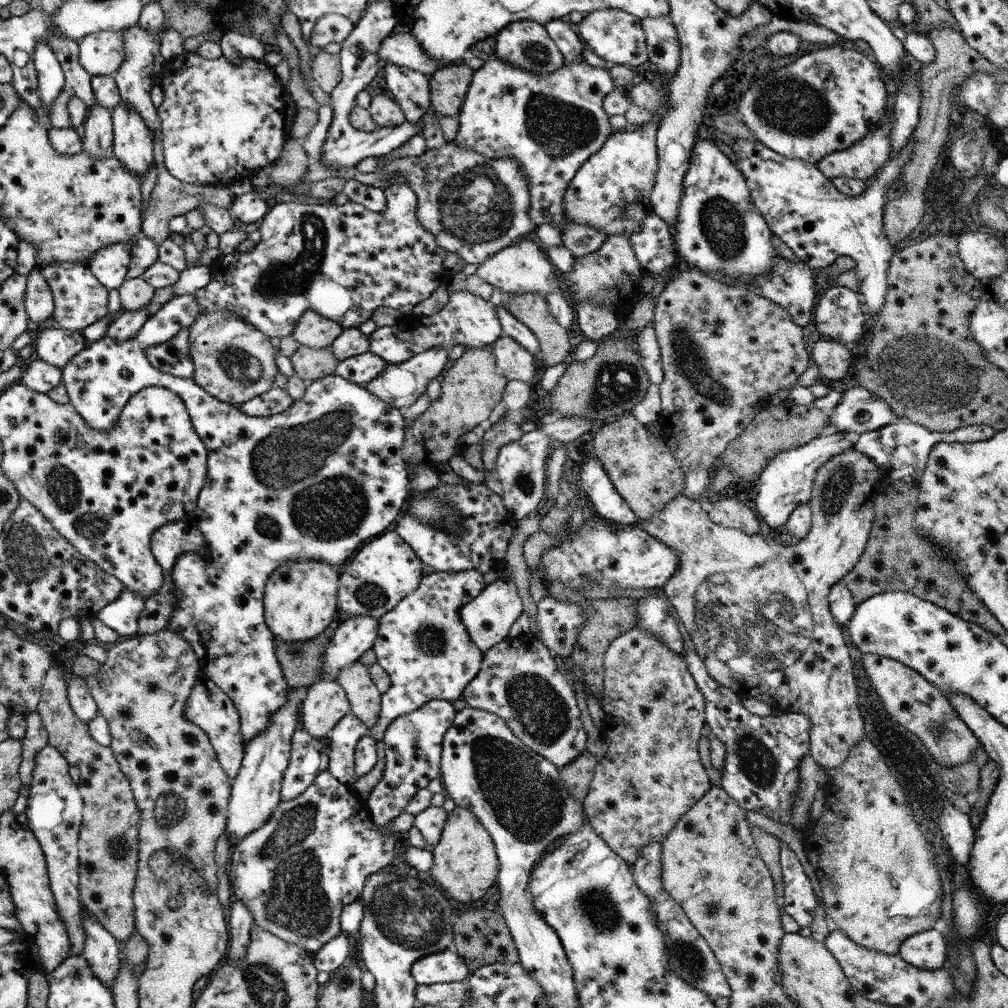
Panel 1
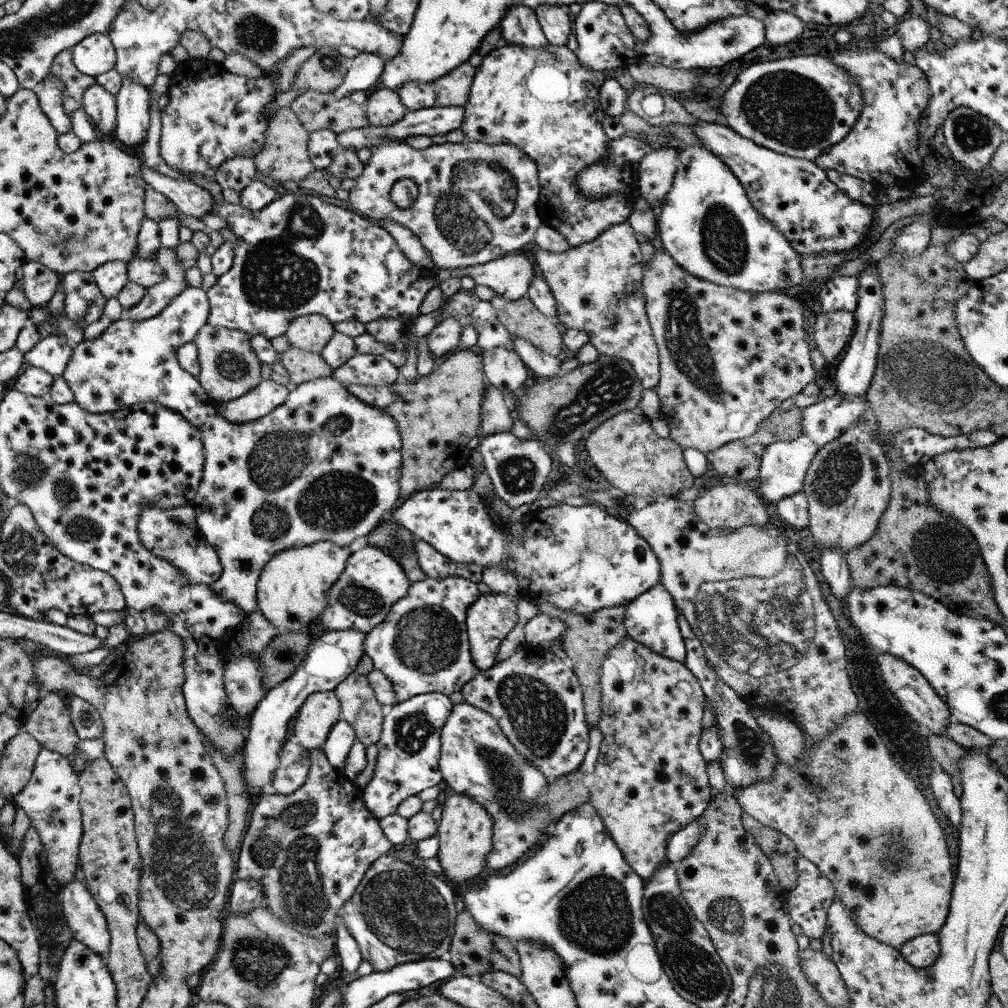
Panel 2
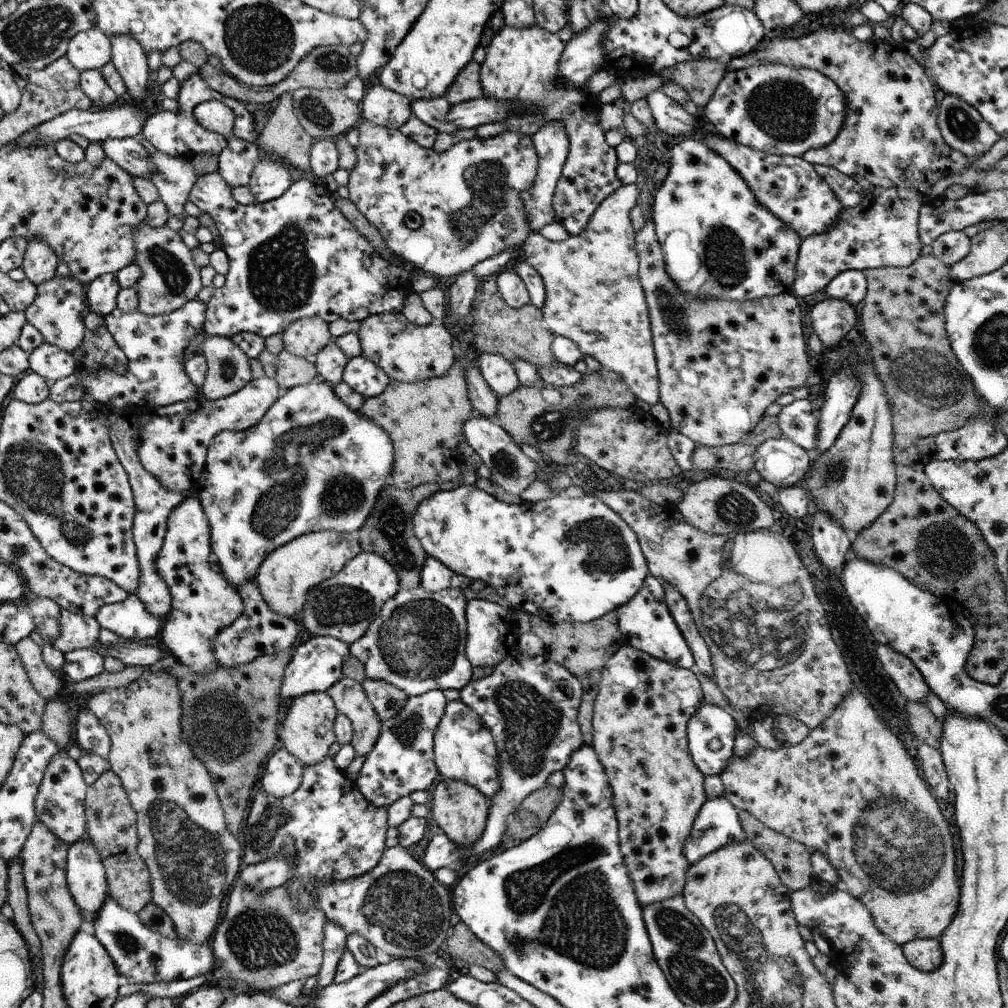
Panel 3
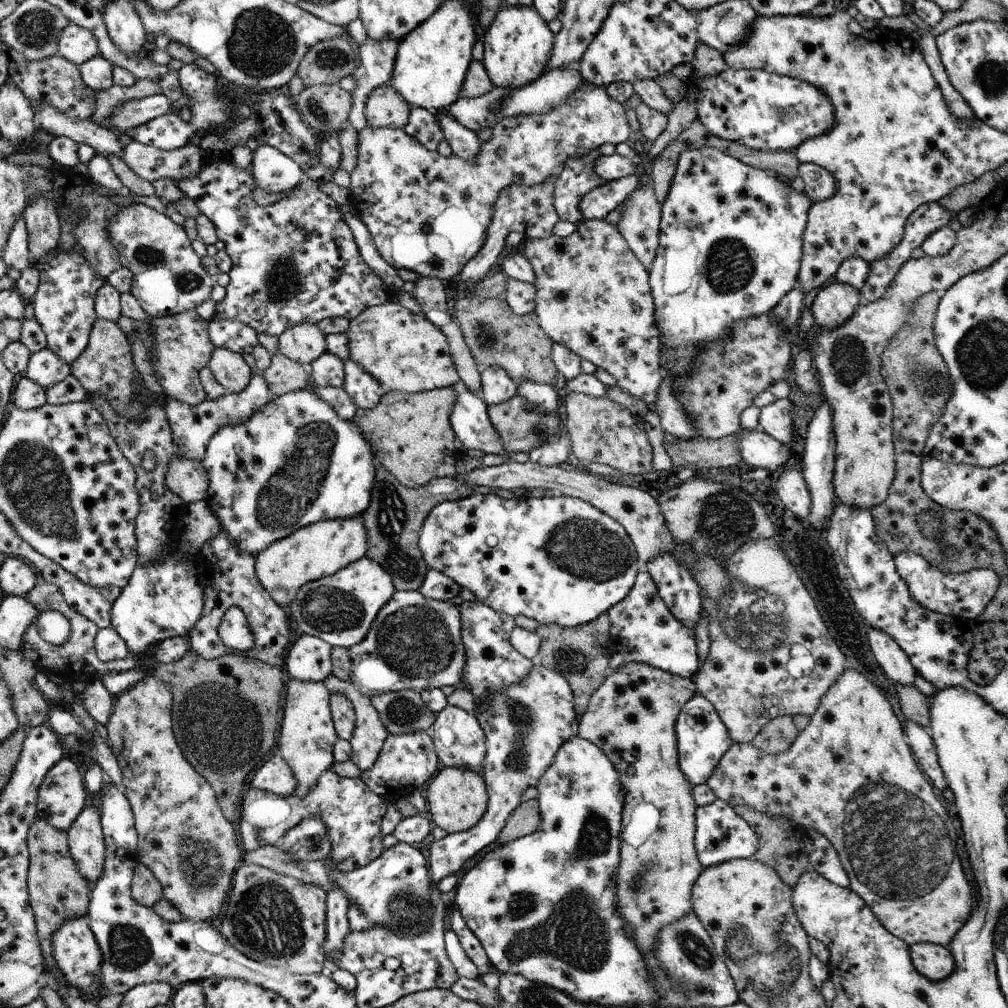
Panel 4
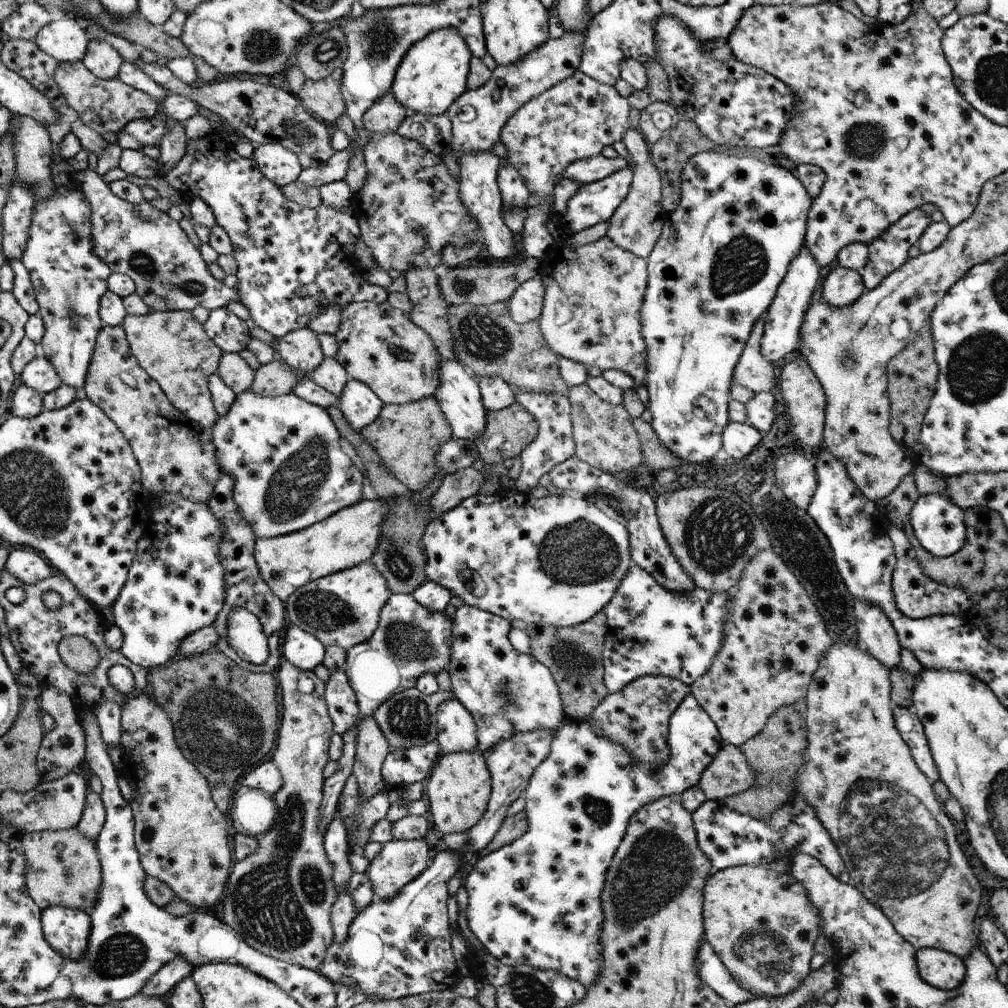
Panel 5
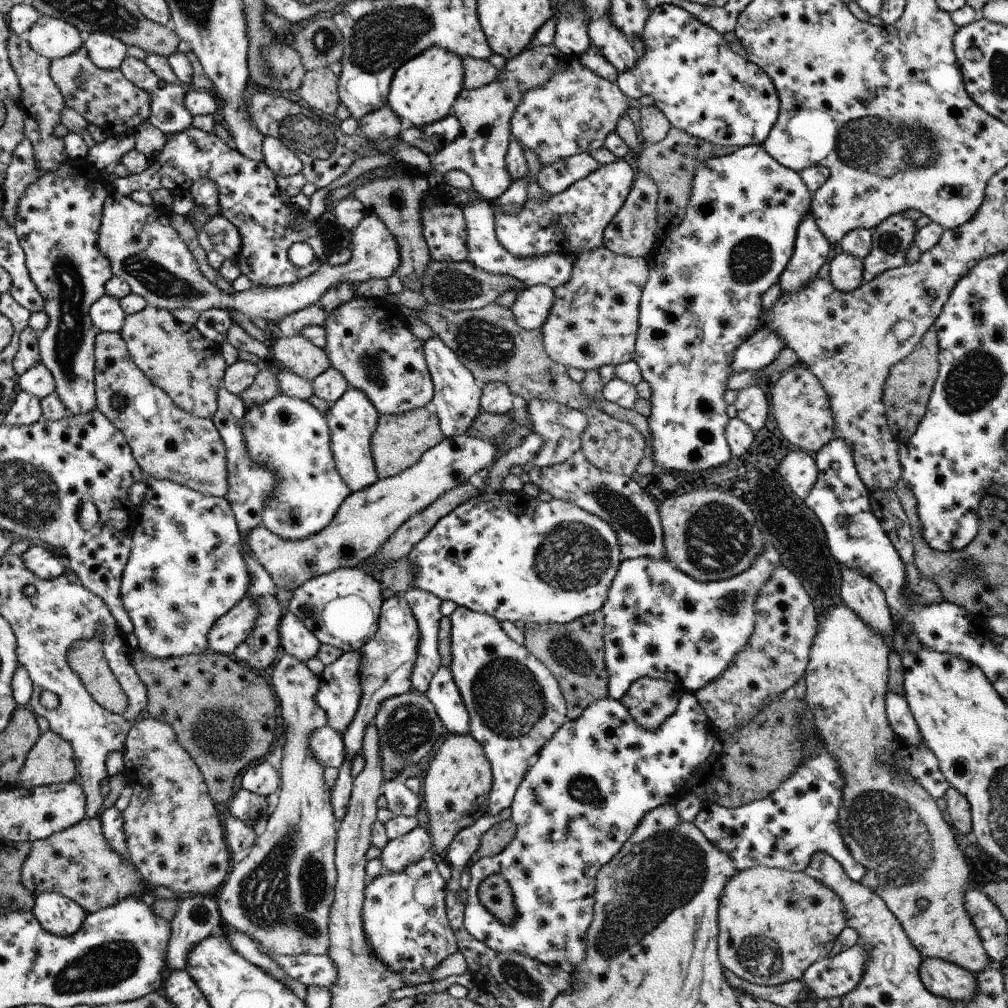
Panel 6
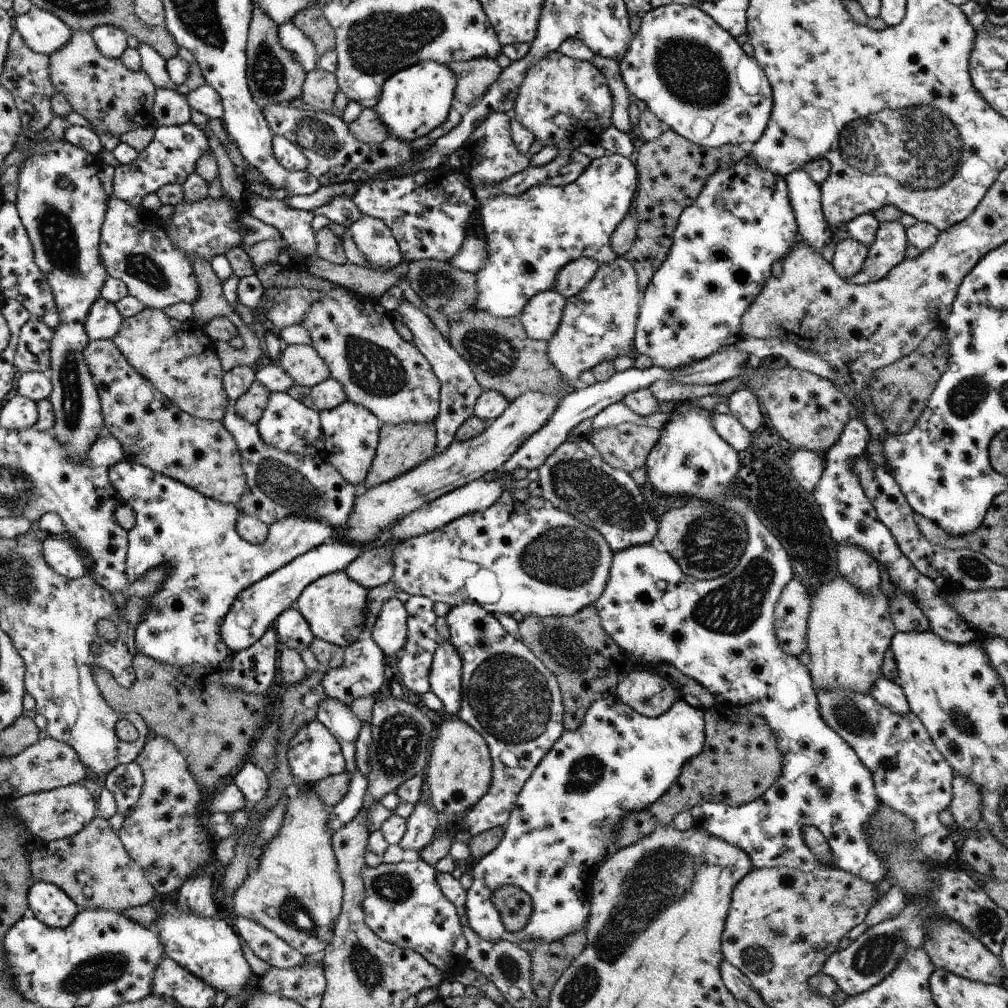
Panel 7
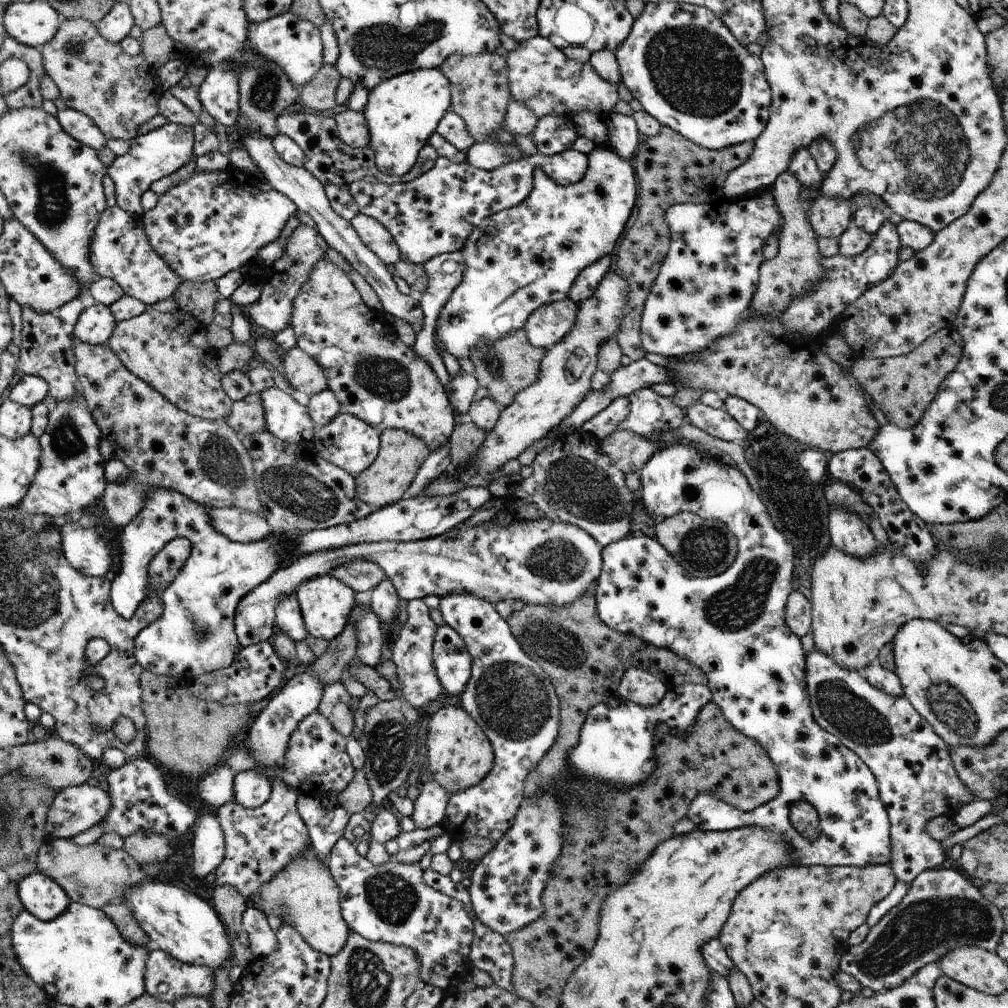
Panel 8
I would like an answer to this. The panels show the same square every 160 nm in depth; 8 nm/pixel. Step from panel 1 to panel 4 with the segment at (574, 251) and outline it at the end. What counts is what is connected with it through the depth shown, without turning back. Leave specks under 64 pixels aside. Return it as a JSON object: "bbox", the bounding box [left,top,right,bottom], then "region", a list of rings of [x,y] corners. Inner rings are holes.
{"bbox":[482,6,608,224],"region":[[[506,6],[496,14],[482,37],[484,60],[491,82],[498,88],[520,89],[539,80],[552,58],[554,34],[534,6]],[[599,148],[570,159],[558,171],[558,177],[554,182],[554,208],[560,221],[581,224],[584,214],[580,214],[580,202],[586,194],[596,189],[596,186],[606,184],[608,180],[602,180],[594,172],[594,162],[598,156],[602,156]]]}

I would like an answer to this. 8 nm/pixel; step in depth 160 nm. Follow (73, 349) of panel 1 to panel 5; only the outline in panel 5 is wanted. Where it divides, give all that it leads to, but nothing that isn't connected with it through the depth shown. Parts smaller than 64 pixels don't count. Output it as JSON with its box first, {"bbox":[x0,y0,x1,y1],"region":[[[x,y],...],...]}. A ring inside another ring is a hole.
{"bbox":[18,353,63,395],"region":[[[41,353],[26,366],[18,381],[39,391],[41,395],[48,394],[63,384],[59,371]]]}

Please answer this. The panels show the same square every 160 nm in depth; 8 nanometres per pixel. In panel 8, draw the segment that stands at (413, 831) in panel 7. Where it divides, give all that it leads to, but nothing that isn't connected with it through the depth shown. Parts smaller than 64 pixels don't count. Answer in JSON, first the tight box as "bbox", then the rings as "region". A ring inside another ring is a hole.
{"bbox":[412,779,450,829],"region":[[[434,779],[419,785],[420,794],[413,802],[412,820],[418,829],[427,829],[438,825],[446,818],[447,802],[450,795]]]}

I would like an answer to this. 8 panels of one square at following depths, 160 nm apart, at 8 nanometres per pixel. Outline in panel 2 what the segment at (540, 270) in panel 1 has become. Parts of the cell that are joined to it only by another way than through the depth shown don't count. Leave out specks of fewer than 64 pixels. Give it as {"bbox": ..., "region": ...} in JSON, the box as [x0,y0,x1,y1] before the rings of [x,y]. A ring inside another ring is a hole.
{"bbox":[461,254,534,302],"region":[[[508,254],[486,264],[462,269],[461,277],[470,276],[477,285],[492,288],[496,295],[516,302],[527,295],[534,278],[534,264],[522,254]]]}

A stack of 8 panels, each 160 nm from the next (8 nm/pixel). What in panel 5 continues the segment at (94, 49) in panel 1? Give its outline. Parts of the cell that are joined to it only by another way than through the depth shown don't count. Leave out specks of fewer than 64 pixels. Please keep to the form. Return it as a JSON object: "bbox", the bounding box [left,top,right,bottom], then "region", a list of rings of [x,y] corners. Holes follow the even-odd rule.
{"bbox":[34,16,90,63],"region":[[[70,16],[43,26],[34,42],[59,63],[82,61],[90,46],[86,29]]]}

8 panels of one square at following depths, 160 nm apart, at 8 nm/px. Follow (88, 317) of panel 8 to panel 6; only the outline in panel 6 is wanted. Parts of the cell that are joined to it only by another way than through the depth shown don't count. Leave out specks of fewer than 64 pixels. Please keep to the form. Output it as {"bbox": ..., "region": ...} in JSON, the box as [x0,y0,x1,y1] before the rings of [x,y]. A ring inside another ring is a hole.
{"bbox":[90,292,126,333],"region":[[[107,292],[92,306],[90,315],[98,331],[111,333],[119,333],[126,318],[120,301]]]}

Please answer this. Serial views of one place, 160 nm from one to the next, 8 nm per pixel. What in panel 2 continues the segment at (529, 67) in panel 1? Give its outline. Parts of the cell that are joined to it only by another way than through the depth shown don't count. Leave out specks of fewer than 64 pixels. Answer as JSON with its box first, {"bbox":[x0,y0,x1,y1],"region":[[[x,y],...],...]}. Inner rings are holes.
{"bbox":[499,4,549,48],"region":[[[522,4],[510,6],[499,26],[503,43],[526,46],[526,48],[542,48],[549,44],[541,30],[535,10],[528,6]]]}

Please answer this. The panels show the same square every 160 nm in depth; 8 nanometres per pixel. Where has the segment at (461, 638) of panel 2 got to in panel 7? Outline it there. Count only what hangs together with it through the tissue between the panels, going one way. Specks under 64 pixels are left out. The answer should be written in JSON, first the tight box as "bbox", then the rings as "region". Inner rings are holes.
{"bbox":[368,596,407,658],"region":[[[395,596],[382,606],[368,634],[379,644],[385,658],[398,656],[407,642],[407,609]]]}

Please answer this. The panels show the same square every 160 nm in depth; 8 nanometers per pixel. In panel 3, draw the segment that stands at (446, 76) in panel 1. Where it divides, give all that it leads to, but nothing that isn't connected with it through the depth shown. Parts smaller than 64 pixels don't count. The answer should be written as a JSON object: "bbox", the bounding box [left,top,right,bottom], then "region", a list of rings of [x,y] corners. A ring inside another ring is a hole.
{"bbox":[443,59,483,106],"region":[[[473,59],[467,67],[456,77],[455,83],[447,91],[443,98],[455,106],[483,97],[483,88],[480,83],[482,67]]]}

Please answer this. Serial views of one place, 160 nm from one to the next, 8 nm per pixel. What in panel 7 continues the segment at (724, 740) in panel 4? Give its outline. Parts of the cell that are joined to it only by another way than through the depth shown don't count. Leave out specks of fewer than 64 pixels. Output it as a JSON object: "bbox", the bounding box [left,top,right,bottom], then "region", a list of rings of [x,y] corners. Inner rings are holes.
{"bbox":[464,693,706,946],"region":[[[614,693],[608,695],[608,698],[599,699],[594,702],[587,710],[582,724],[576,728],[576,730],[564,732],[563,736],[556,741],[554,748],[539,762],[539,765],[536,766],[531,777],[528,778],[526,784],[524,784],[522,792],[520,792],[518,800],[512,809],[510,821],[505,827],[502,842],[491,853],[483,856],[474,865],[471,875],[473,882],[472,886],[467,890],[467,899],[465,902],[467,916],[464,921],[466,922],[465,924],[468,924],[469,928],[475,933],[479,933],[484,940],[493,943],[498,941],[510,941],[520,946],[523,946],[524,943],[528,943],[529,941],[542,941],[545,943],[560,941],[564,937],[568,937],[584,929],[586,922],[590,918],[592,873],[599,868],[600,864],[602,864],[602,860],[606,860],[608,855],[611,854],[610,850],[613,849],[614,844],[617,842],[615,835],[621,828],[623,821],[631,813],[639,813],[641,810],[647,809],[648,806],[654,804],[654,802],[676,782],[676,779],[680,776],[681,770],[683,769],[684,763],[698,756],[704,750],[706,736],[705,711],[706,708],[700,703],[698,698],[690,694],[686,696],[682,695],[664,714],[657,717],[642,716],[639,711],[632,710],[631,706],[624,704]],[[504,884],[512,884],[512,886],[522,888],[526,894],[530,894],[533,902],[530,918],[525,928],[518,932],[511,933],[506,931],[498,910],[495,909],[494,904],[490,901],[492,892]]]}

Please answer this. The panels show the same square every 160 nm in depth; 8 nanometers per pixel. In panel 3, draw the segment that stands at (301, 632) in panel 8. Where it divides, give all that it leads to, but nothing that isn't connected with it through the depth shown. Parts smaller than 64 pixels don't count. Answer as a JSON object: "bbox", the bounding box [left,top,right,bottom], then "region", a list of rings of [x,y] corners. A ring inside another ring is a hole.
{"bbox":[280,635,351,709],"region":[[[314,635],[299,648],[287,667],[287,677],[283,679],[280,690],[280,705],[286,709],[289,703],[297,697],[317,691],[327,692],[335,683],[344,677],[344,664],[351,655],[351,646],[342,639],[332,636]]]}

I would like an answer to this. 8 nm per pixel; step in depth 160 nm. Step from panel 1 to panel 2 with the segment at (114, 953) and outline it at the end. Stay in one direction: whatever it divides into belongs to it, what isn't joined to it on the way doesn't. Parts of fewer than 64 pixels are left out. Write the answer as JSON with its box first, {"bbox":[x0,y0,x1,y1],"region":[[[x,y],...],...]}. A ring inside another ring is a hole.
{"bbox":[58,873,111,956],"region":[[[79,873],[63,886],[58,896],[65,924],[72,932],[73,939],[84,942],[92,952],[102,956],[111,944],[108,922]]]}

